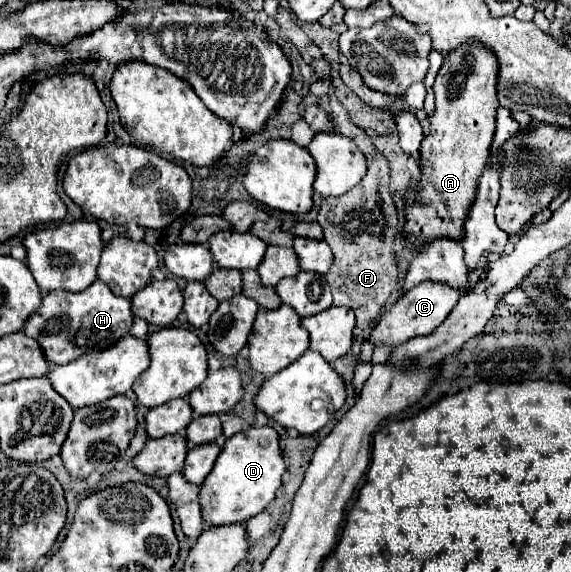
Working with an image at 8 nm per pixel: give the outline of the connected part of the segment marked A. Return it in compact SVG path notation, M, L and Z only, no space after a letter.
M464 43L458 47L458 51L450 51L450 55L444 57L444 63L436 75L434 81L434 95L436 95L436 111L430 119L430 137L422 141L422 179L420 187L414 187L406 195L406 235L414 239L416 243L420 239L436 239L436 237L452 237L460 239L464 219L468 215L468 209L474 201L476 183L482 175L488 155L490 155L490 143L494 137L494 119L498 109L498 61L494 59L494 51L488 47L478 47L478 43Z

